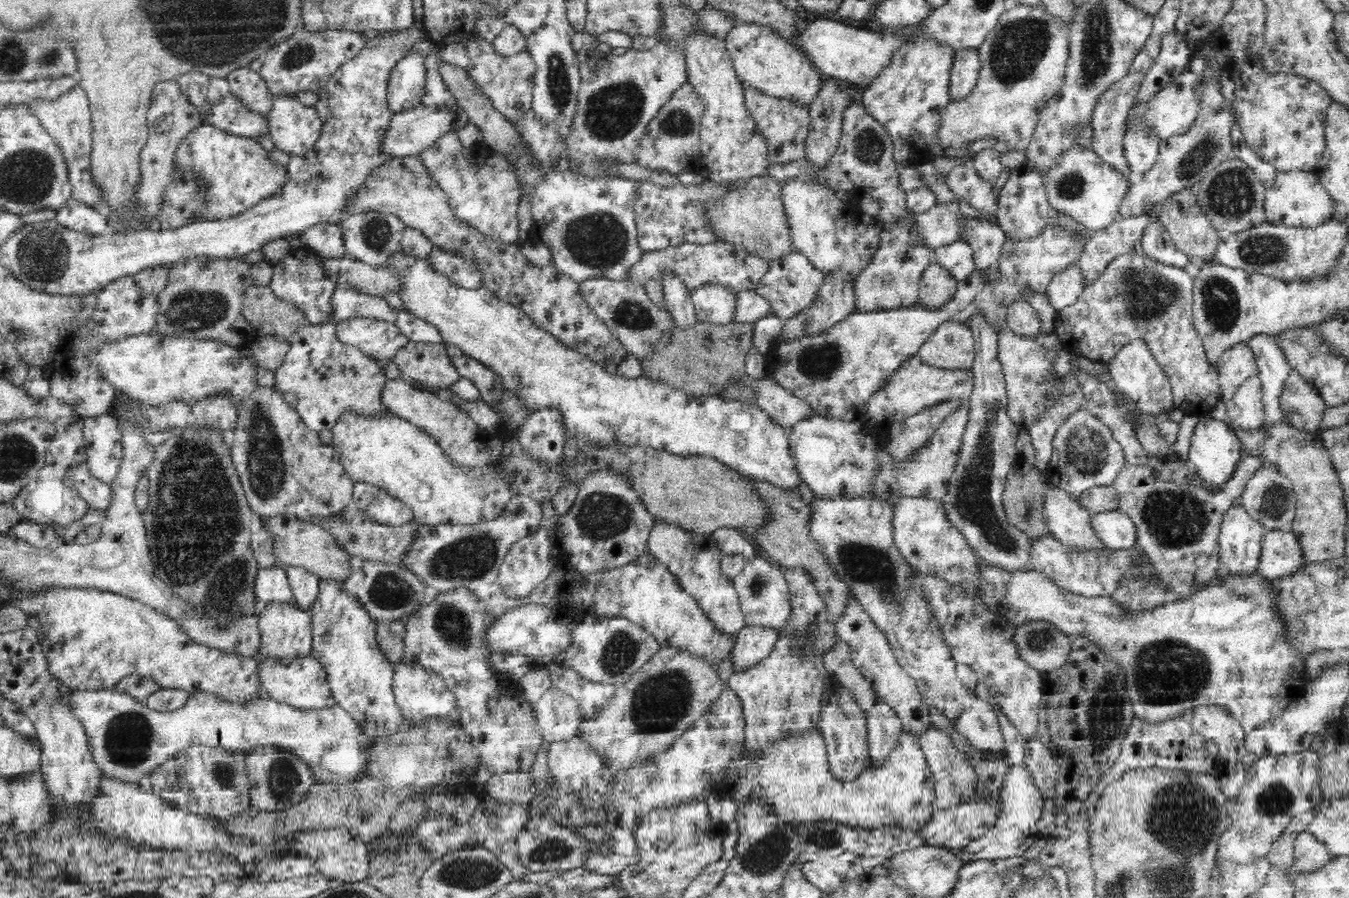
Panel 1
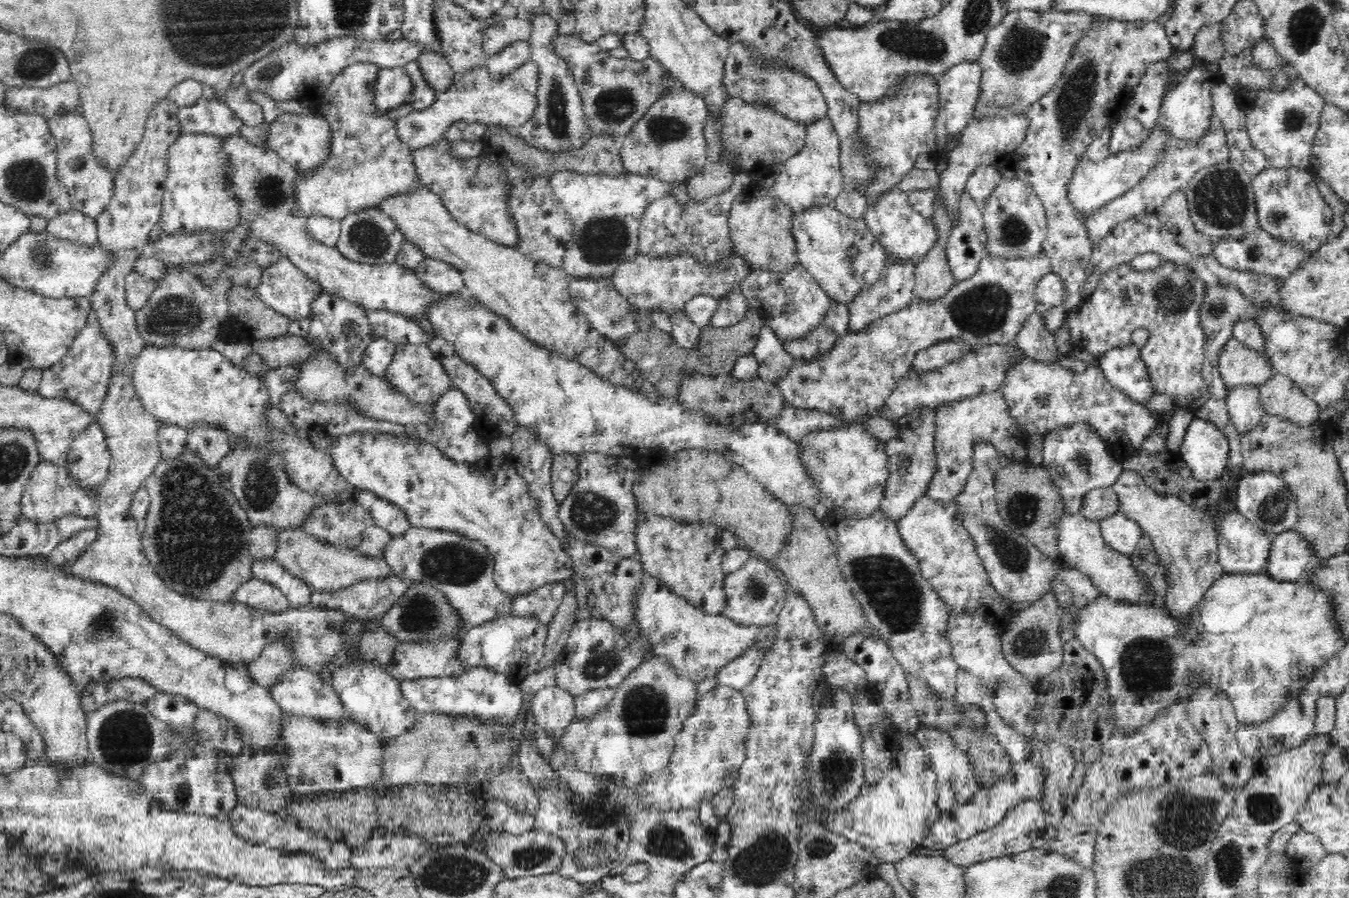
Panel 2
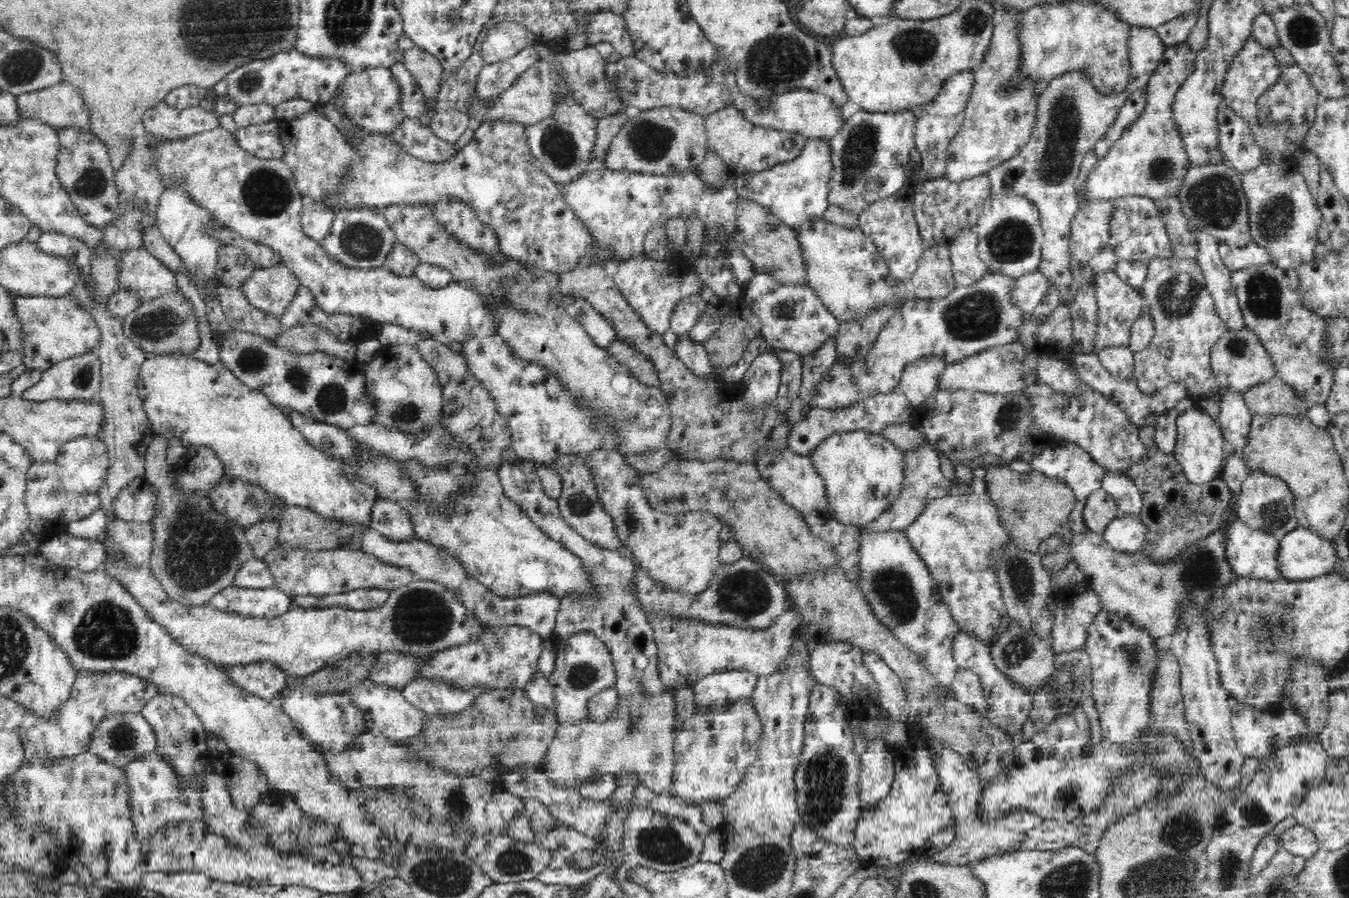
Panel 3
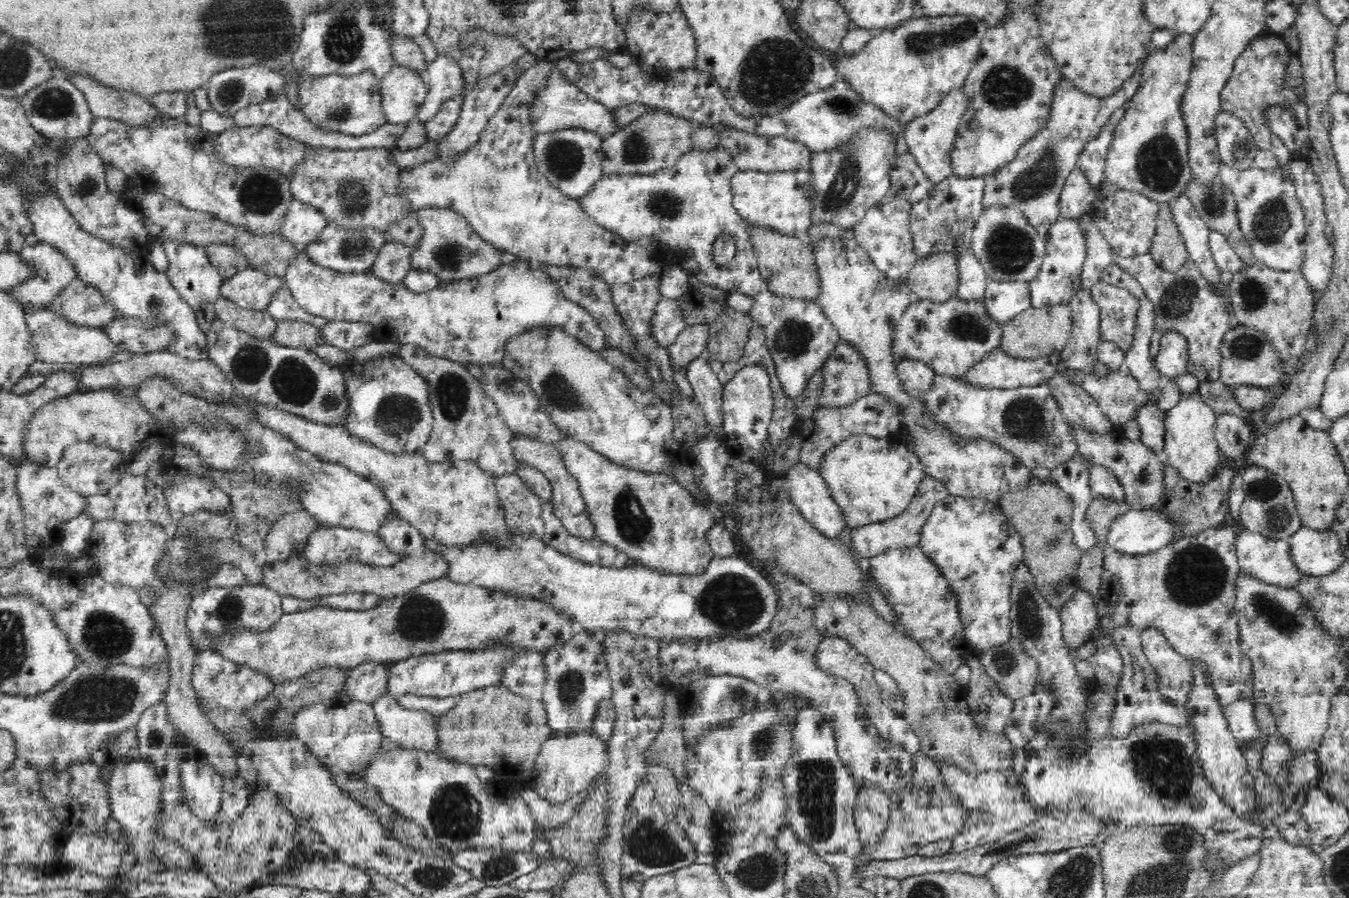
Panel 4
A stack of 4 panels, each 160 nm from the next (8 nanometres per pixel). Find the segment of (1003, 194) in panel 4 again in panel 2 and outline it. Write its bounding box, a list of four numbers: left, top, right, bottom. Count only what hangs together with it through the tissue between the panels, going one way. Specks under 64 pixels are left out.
[996,16,1174,309]

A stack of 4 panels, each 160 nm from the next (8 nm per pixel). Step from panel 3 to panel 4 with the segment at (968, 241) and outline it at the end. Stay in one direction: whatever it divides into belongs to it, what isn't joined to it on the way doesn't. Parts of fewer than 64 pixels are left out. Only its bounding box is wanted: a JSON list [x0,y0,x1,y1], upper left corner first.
[957,248,987,300]

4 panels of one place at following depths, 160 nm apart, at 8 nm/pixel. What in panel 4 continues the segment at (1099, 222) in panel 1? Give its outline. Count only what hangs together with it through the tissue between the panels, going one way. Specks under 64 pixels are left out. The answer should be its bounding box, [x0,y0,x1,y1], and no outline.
[1098,33,1194,203]

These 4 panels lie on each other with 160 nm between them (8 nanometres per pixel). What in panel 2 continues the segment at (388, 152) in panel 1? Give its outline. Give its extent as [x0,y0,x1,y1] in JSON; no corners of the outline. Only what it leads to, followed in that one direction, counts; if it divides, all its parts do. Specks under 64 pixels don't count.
[395,59,538,151]

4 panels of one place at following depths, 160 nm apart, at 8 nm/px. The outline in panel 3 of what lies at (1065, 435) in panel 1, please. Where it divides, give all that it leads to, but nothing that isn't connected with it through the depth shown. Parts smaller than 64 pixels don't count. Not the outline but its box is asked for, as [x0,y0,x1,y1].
[1026,439,1110,534]

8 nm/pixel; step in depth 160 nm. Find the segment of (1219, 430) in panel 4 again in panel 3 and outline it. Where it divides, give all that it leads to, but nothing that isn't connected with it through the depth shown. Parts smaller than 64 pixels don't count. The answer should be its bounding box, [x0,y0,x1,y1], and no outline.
[1219,389,1252,455]

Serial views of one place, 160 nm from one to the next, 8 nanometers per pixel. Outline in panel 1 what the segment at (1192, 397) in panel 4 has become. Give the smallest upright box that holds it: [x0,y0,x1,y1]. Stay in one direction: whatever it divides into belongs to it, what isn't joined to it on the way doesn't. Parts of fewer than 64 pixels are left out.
[1189,414,1244,489]

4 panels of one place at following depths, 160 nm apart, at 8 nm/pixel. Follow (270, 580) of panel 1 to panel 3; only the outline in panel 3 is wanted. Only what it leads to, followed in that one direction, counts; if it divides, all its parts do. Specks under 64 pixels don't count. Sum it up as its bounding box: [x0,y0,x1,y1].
[208,585,292,617]

